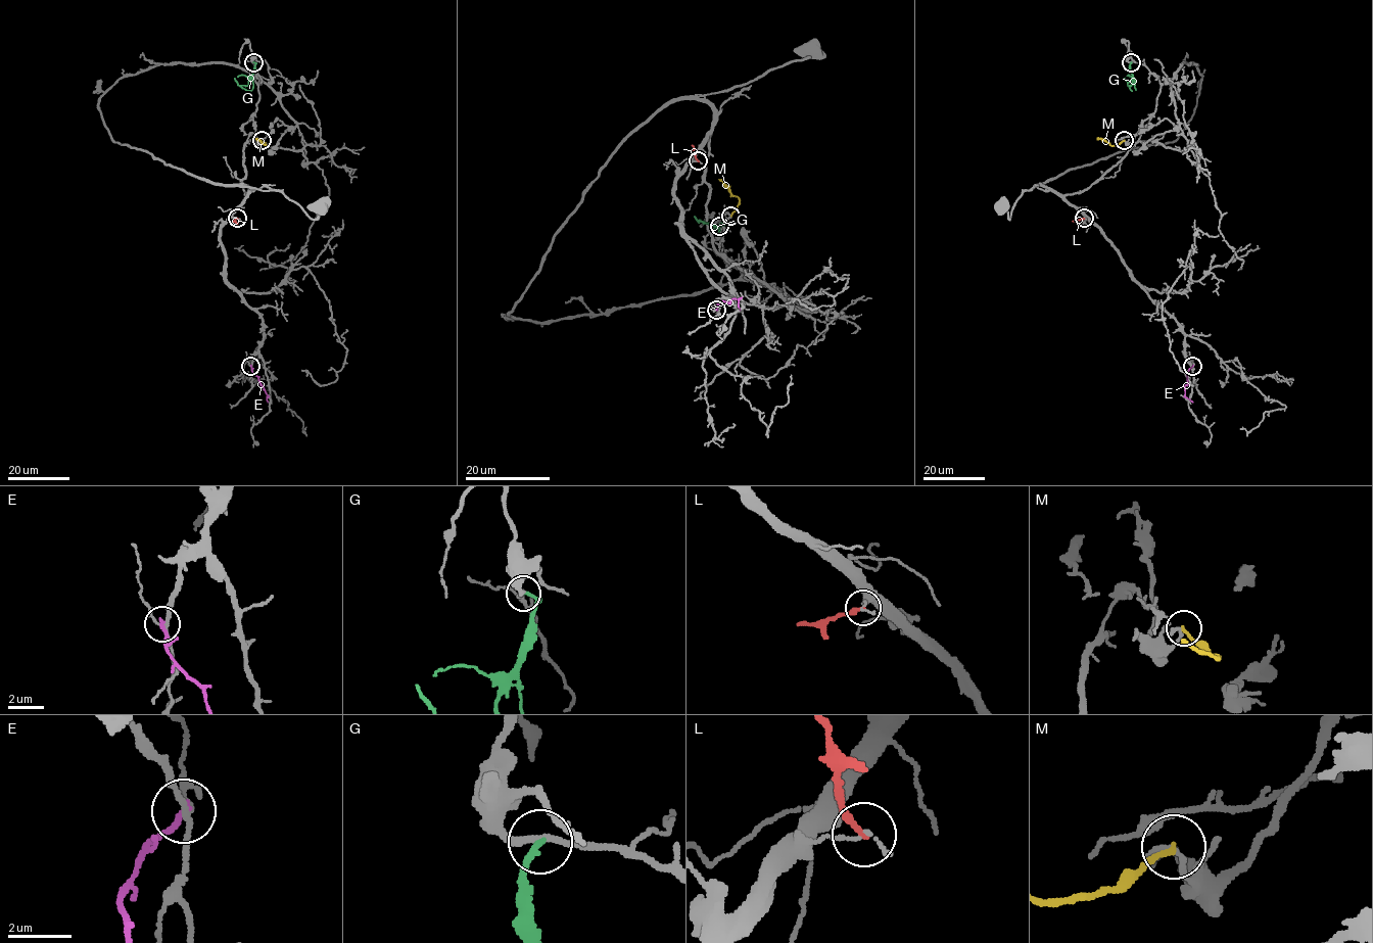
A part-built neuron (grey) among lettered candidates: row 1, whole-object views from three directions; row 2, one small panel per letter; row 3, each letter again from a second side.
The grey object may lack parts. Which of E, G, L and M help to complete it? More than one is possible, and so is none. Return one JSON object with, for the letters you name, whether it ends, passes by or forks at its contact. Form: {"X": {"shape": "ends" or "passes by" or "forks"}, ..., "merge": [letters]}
{"merge": []}

